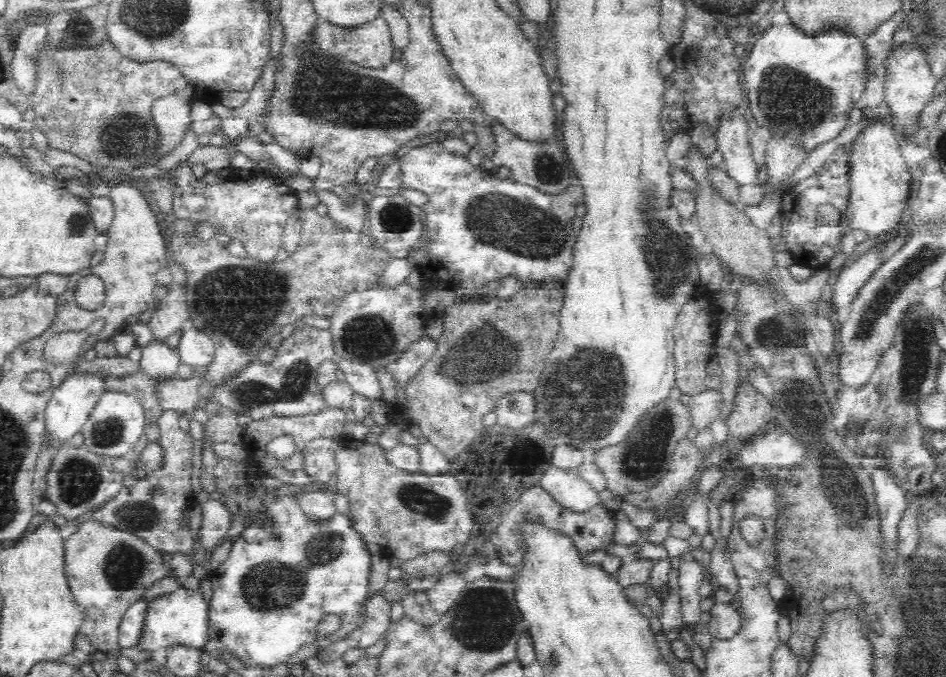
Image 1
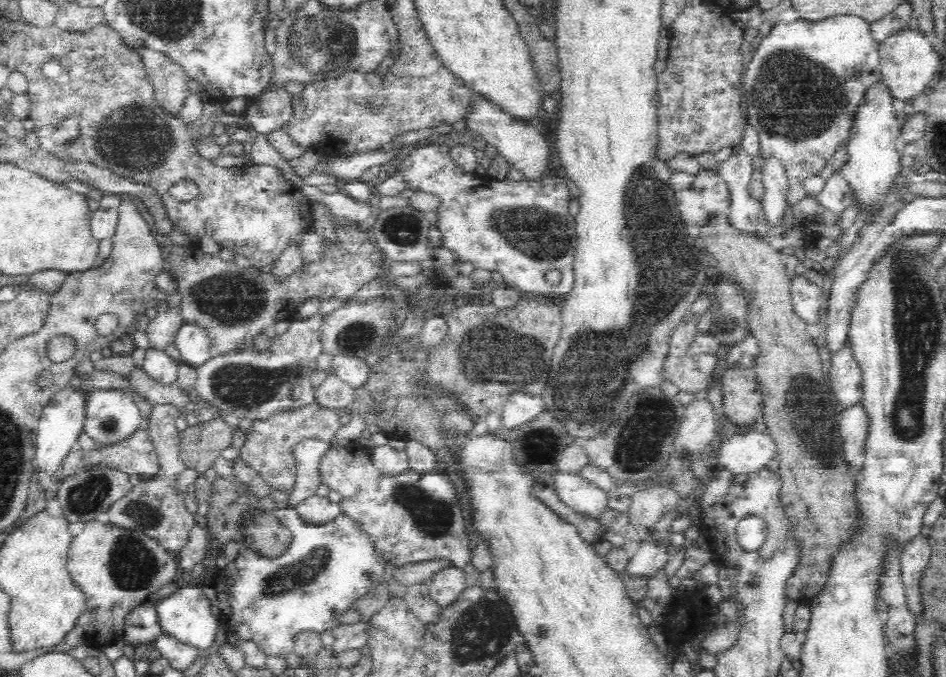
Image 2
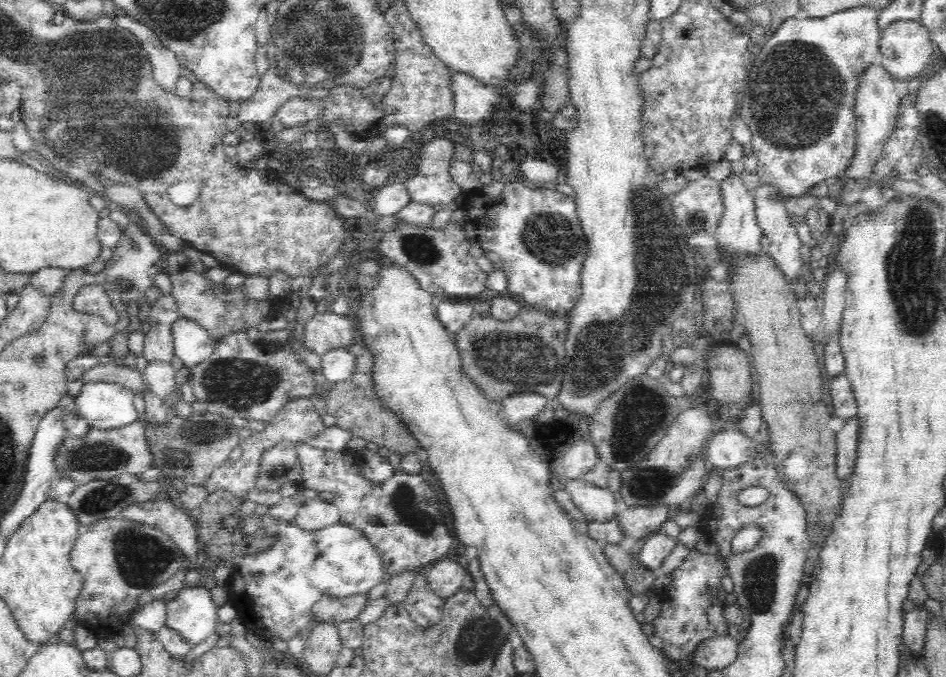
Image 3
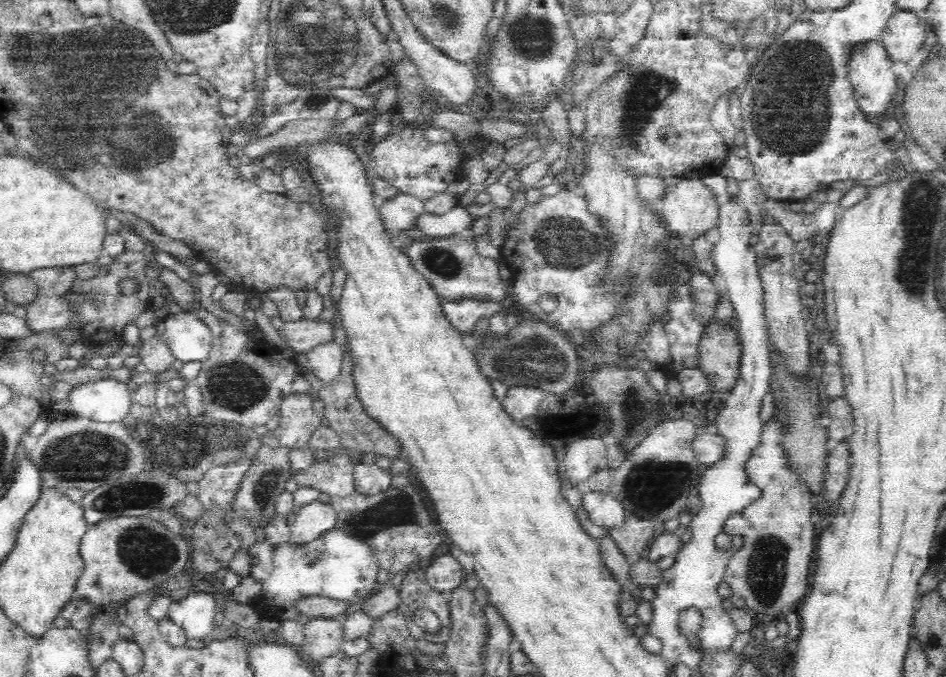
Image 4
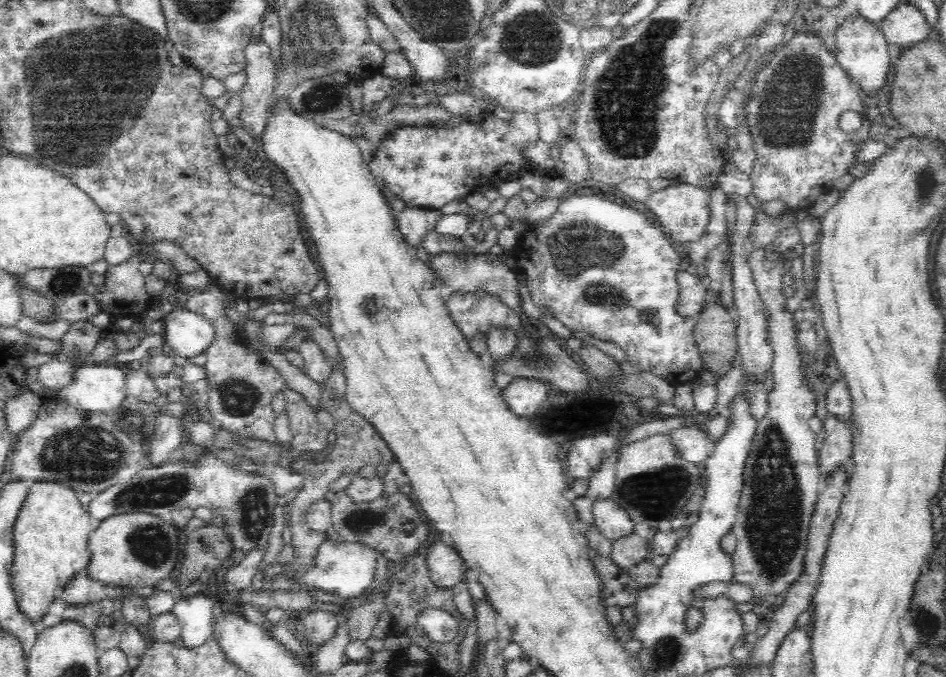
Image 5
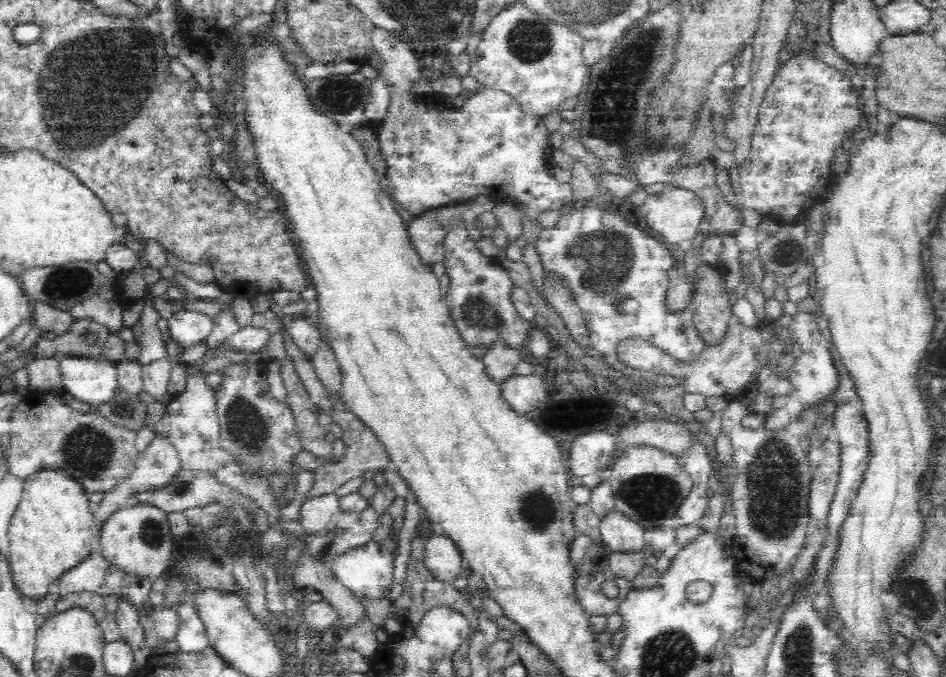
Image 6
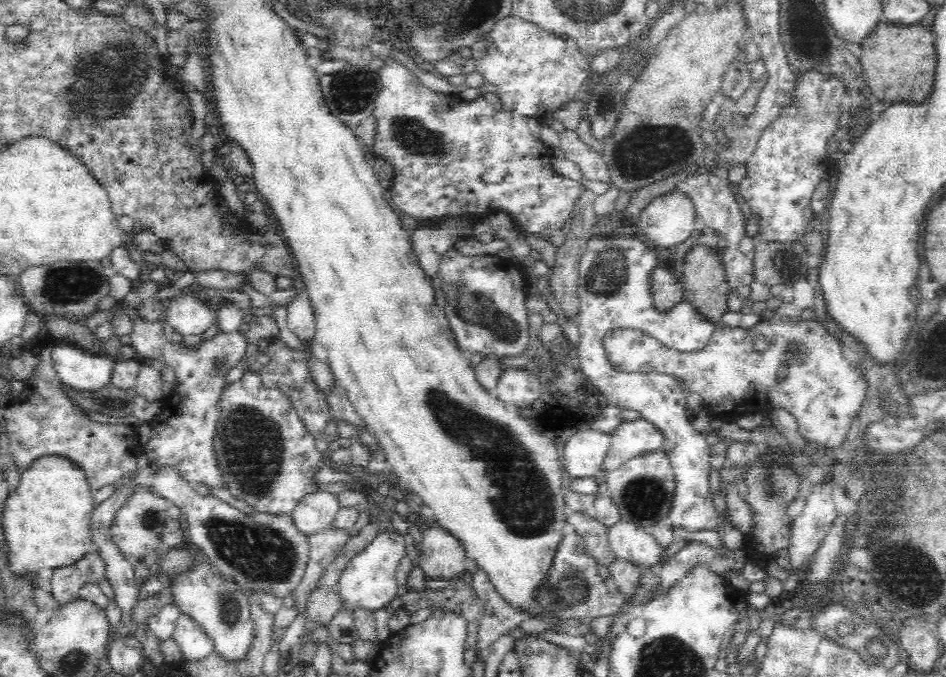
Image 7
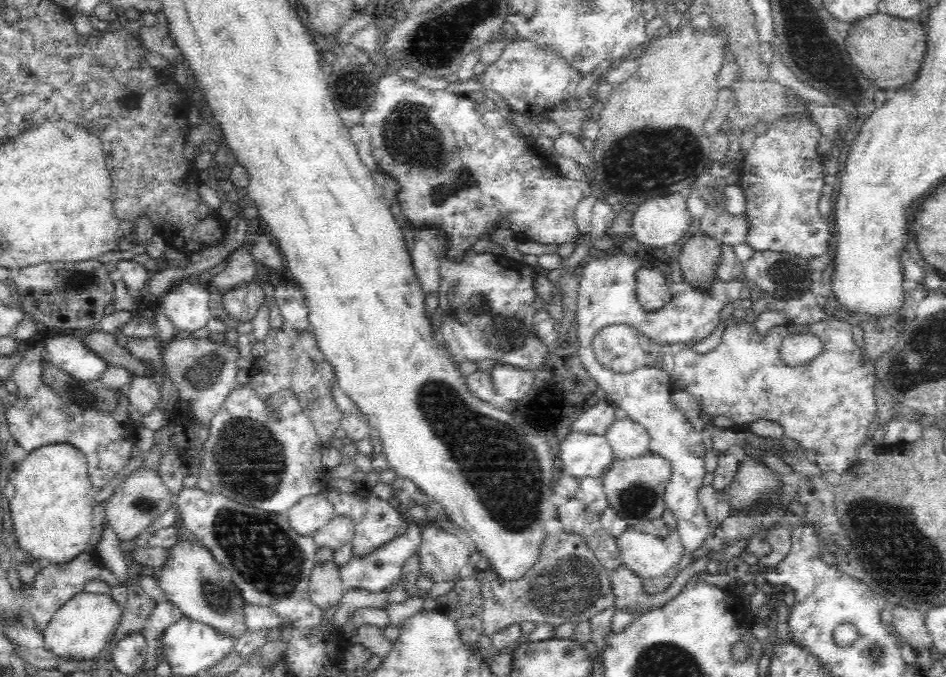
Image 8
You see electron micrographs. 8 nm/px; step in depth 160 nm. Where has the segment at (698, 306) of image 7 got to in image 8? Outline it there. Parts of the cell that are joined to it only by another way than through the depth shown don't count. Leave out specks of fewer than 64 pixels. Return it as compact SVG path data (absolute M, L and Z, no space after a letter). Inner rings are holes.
M692 237L679 254L679 265L685 284L698 290L712 288L717 279L722 244L708 237Z

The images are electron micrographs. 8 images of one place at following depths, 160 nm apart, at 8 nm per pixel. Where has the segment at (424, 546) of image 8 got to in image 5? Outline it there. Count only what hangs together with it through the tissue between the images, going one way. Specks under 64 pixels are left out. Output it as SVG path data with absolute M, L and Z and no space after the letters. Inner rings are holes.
M443 541L434 542L428 548L427 567L429 570L429 578L437 588L450 588L452 589L456 584L465 580L464 577L464 561L458 557L458 554Z

